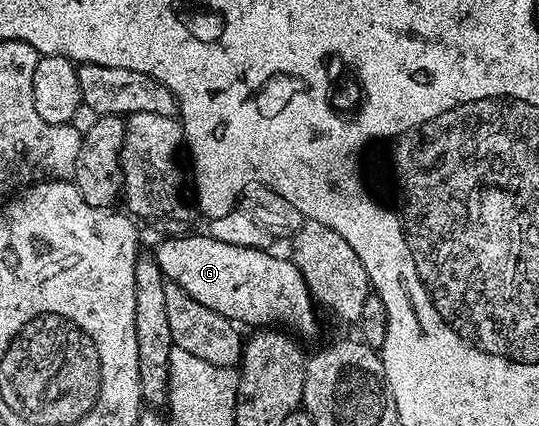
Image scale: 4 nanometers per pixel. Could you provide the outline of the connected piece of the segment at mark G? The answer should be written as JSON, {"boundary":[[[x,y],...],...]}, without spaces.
{"boundary":[[[183,235],[180,239],[167,239],[153,251],[155,260],[163,270],[164,279],[176,285],[193,301],[201,301],[205,309],[221,313],[221,317],[230,319],[236,325],[259,323],[255,325],[278,325],[290,329],[296,336],[311,335],[315,331],[316,304],[311,298],[305,277],[290,259],[279,255],[270,255],[259,247],[238,247],[235,243],[226,243],[223,239],[214,239],[211,235]]]}

